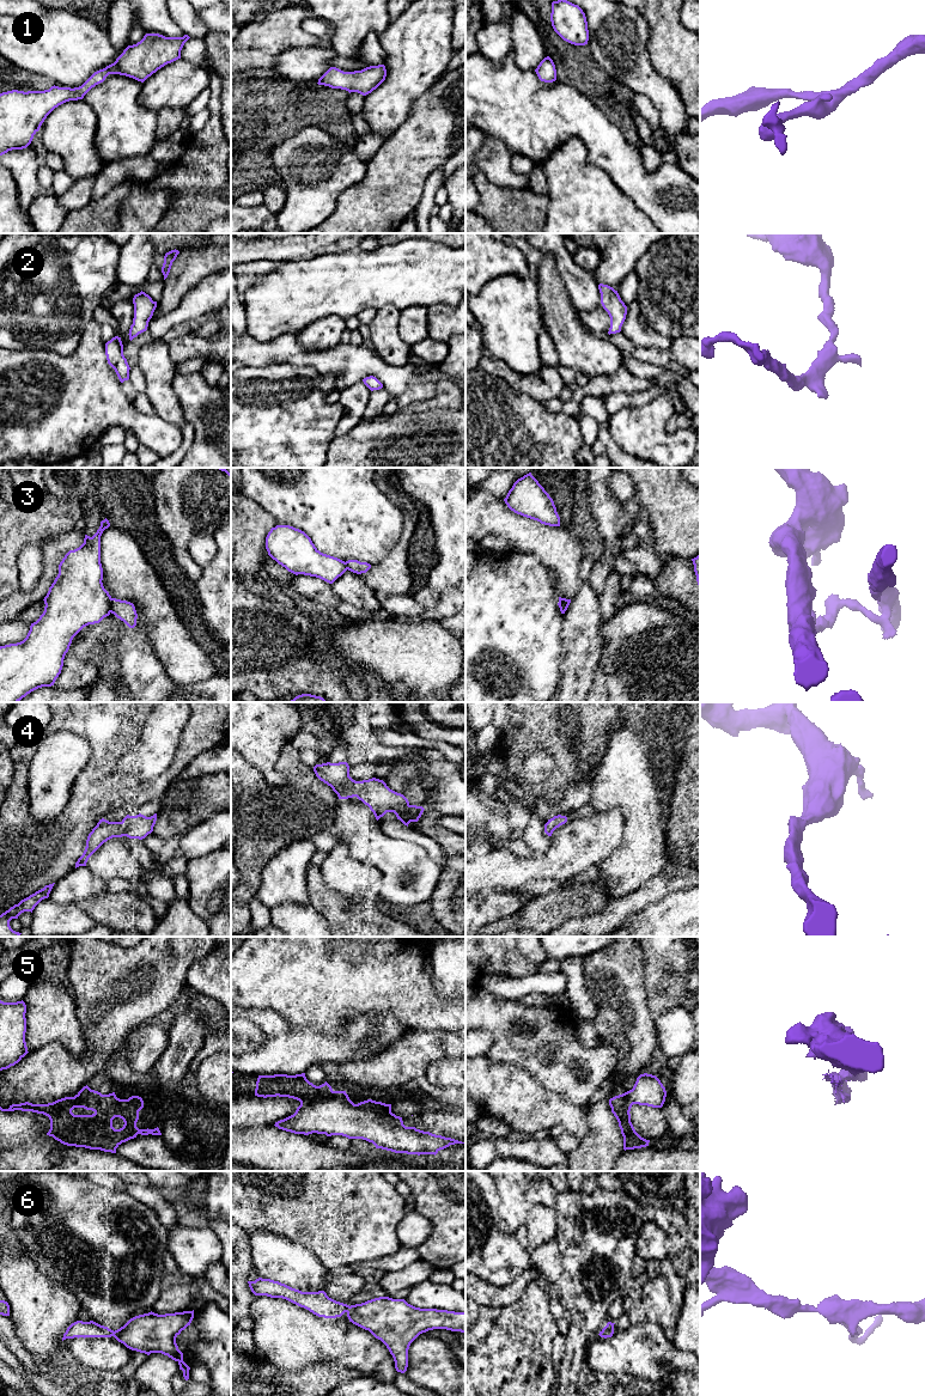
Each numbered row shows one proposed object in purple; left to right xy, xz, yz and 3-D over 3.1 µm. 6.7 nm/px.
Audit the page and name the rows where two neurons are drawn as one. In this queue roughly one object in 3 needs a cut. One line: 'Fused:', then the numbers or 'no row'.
Fused: 3, 5

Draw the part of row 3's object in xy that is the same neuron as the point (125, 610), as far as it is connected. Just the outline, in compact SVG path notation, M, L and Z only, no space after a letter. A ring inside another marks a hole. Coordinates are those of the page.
M111 598L111 614L123 621L129 628L136 626L138 614L130 602Z

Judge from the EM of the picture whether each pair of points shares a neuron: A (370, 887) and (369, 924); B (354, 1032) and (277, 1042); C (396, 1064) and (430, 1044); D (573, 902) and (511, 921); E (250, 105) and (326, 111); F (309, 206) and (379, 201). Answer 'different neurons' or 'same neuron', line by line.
A: different neurons
B: same neuron
C: same neuron
D: same neuron
E: same neuron
F: different neurons

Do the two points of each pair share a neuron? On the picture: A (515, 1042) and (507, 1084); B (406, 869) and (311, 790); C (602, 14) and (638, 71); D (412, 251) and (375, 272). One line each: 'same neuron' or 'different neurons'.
A: different neurons
B: different neurons
C: same neuron
D: same neuron

